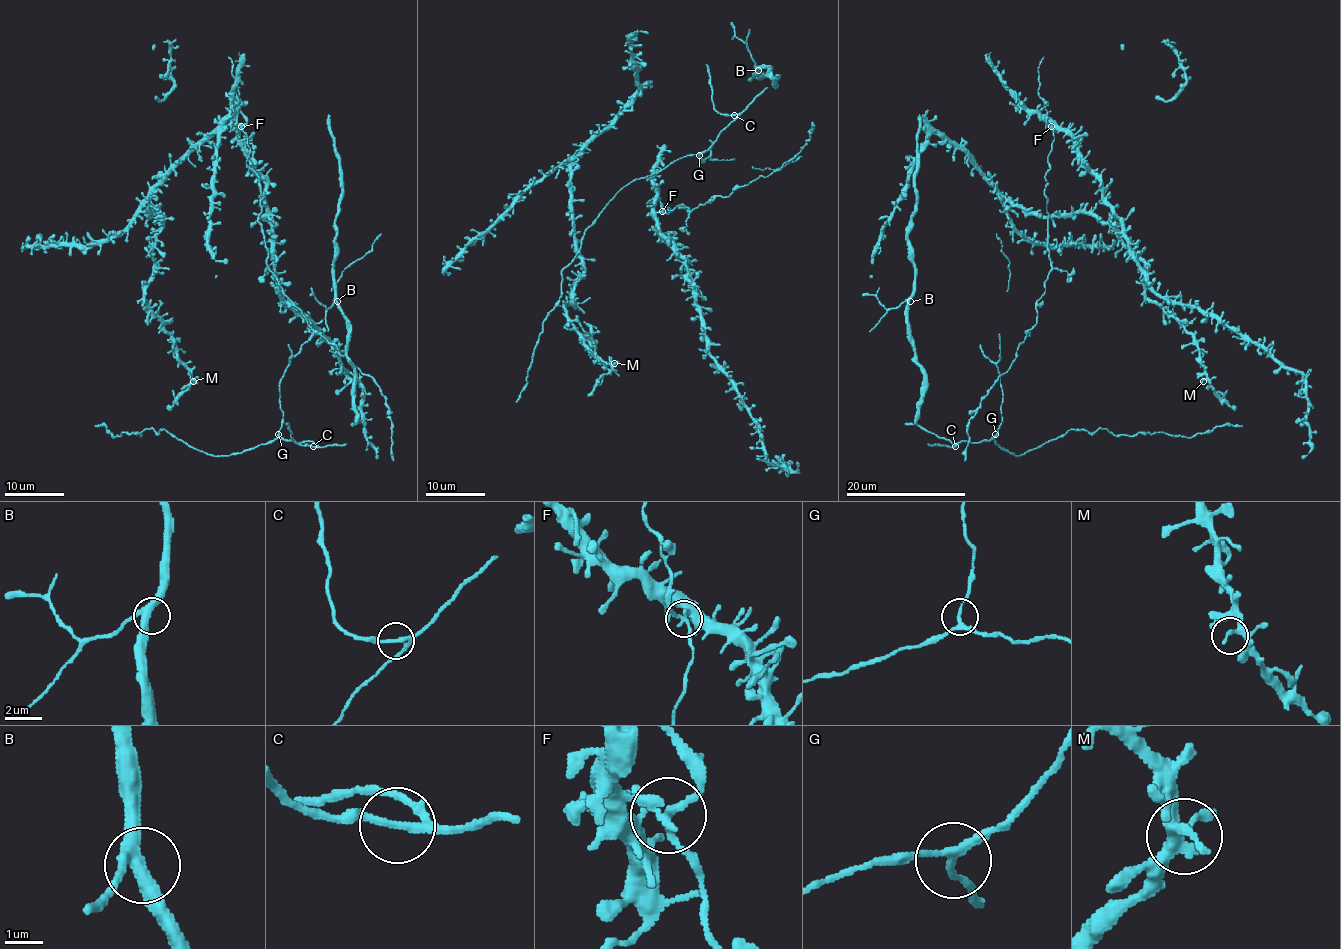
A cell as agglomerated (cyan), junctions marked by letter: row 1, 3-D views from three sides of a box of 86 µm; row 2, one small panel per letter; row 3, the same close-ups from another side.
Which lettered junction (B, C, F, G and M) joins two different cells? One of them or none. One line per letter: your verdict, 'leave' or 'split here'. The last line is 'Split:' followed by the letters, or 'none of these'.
B: leave
C: leave
F: leave
G: leave
M: leave
Split: none of these

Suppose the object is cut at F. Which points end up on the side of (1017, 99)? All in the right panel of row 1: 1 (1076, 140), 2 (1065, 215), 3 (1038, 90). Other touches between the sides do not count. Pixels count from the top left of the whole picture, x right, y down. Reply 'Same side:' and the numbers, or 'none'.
Same side: 1, 2

